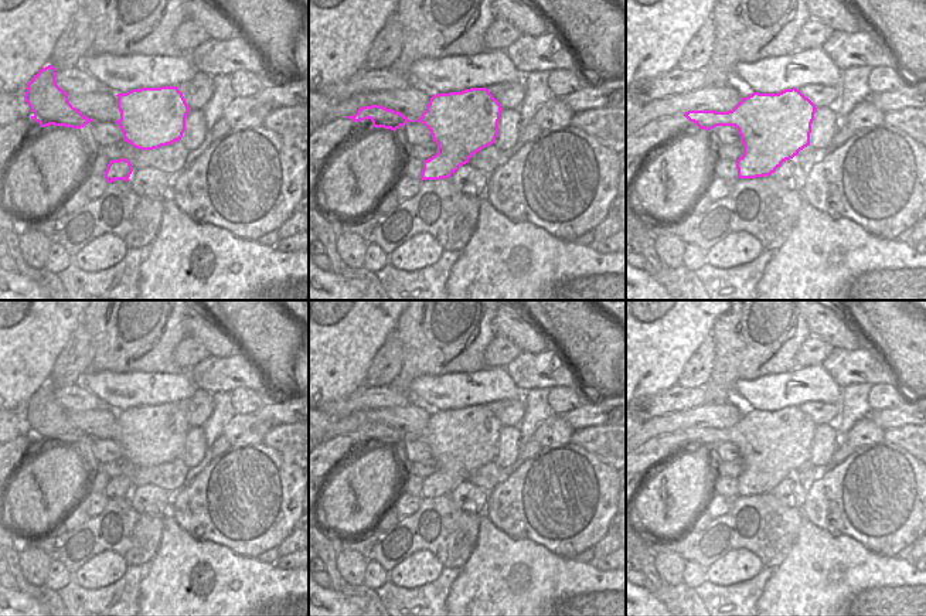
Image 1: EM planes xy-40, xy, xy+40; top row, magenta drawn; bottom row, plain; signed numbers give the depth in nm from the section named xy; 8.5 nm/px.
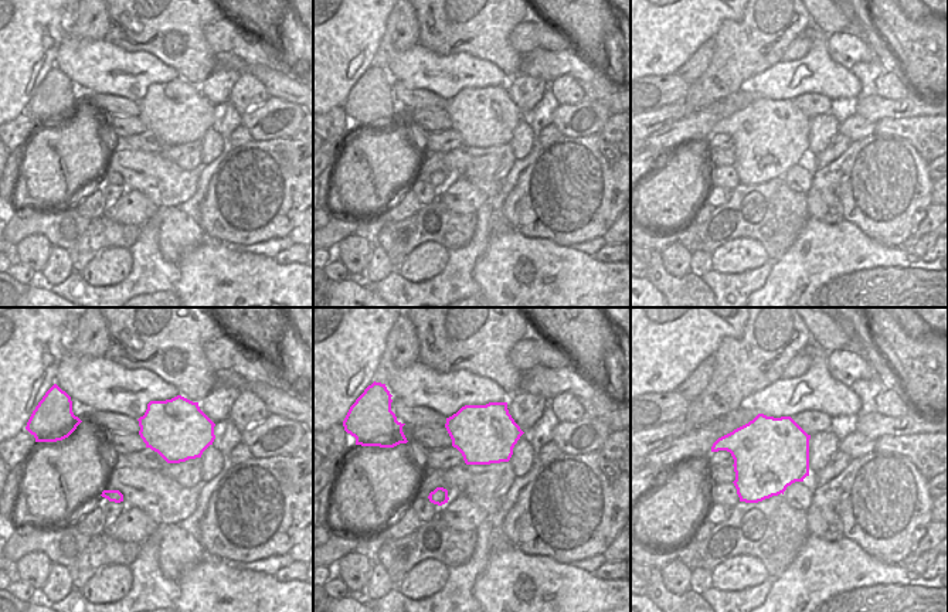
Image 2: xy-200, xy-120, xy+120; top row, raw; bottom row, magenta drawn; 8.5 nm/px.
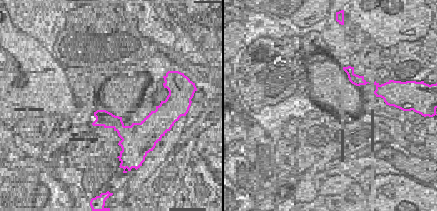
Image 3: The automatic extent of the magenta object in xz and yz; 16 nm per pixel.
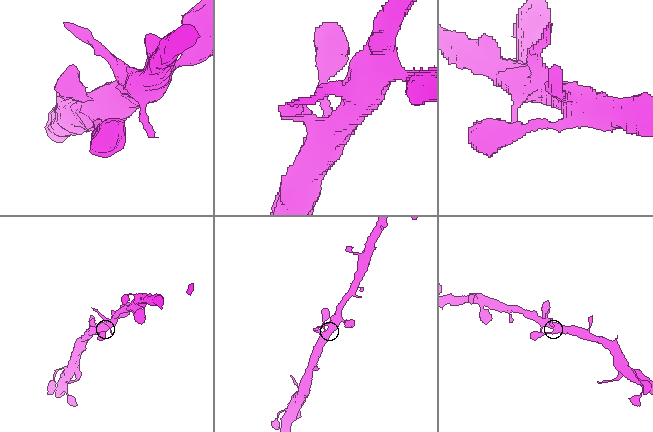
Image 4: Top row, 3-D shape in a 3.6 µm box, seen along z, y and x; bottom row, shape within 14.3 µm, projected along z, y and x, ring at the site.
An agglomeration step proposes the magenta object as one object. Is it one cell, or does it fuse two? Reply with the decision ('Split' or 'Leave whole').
Leave whole.

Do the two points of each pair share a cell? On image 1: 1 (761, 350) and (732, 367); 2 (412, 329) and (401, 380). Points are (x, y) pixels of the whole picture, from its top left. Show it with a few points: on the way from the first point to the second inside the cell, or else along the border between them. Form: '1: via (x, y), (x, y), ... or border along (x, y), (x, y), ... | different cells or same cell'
1: via (753, 350), (749, 350), (739, 360) | same cell
2: via (412, 341), (412, 367) | same cell

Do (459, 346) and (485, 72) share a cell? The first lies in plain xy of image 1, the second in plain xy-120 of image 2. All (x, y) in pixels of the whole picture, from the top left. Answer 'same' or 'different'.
different

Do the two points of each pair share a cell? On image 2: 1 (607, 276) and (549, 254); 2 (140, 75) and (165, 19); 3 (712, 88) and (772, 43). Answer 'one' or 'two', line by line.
1: one
2: two
3: one

